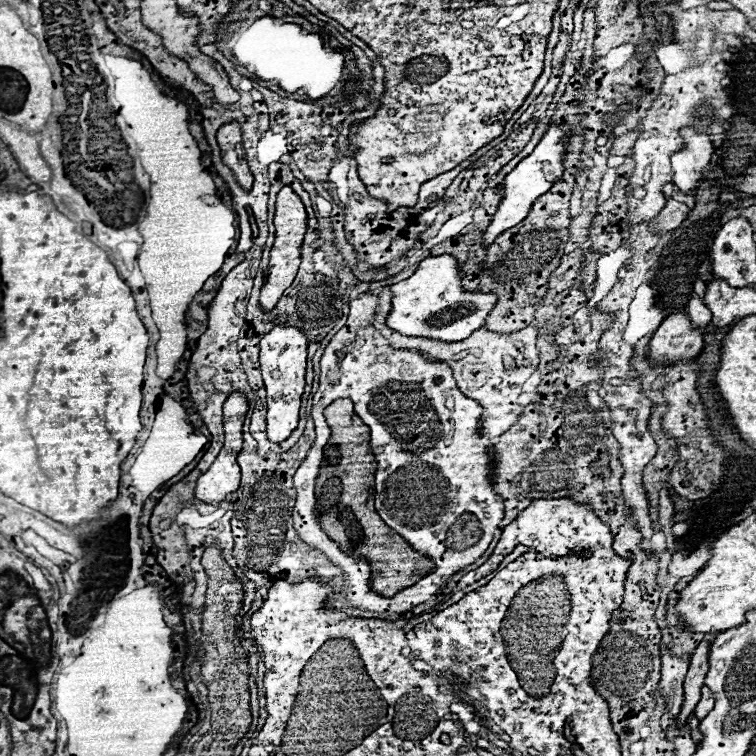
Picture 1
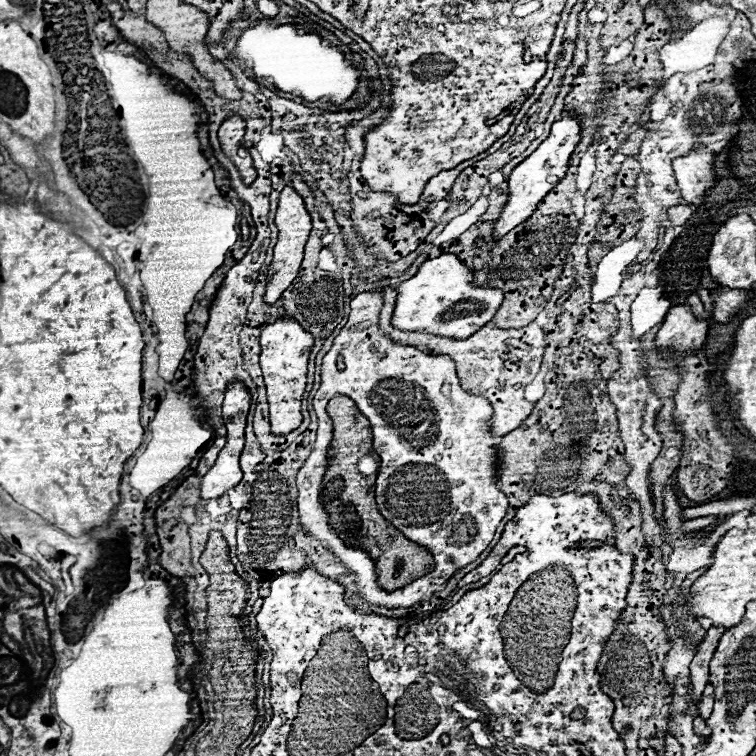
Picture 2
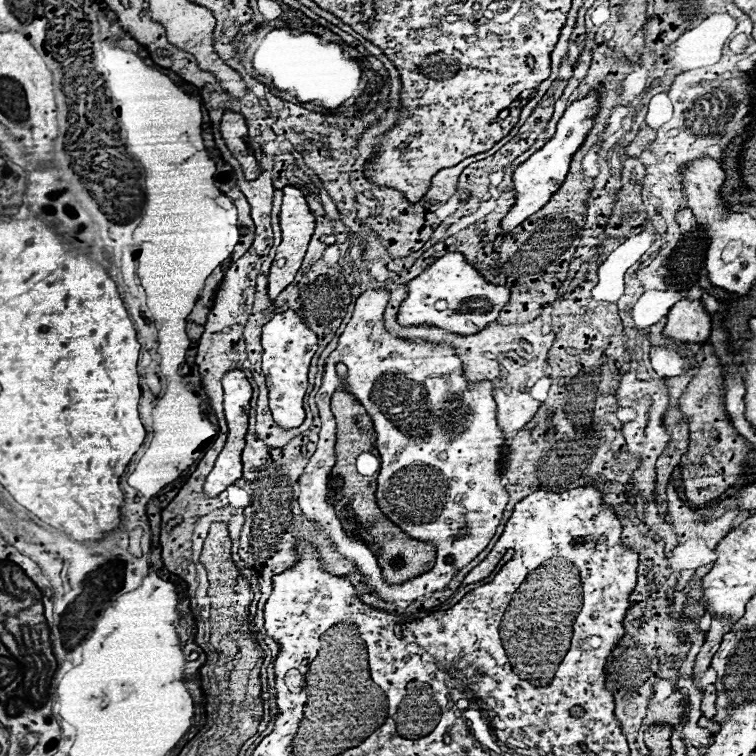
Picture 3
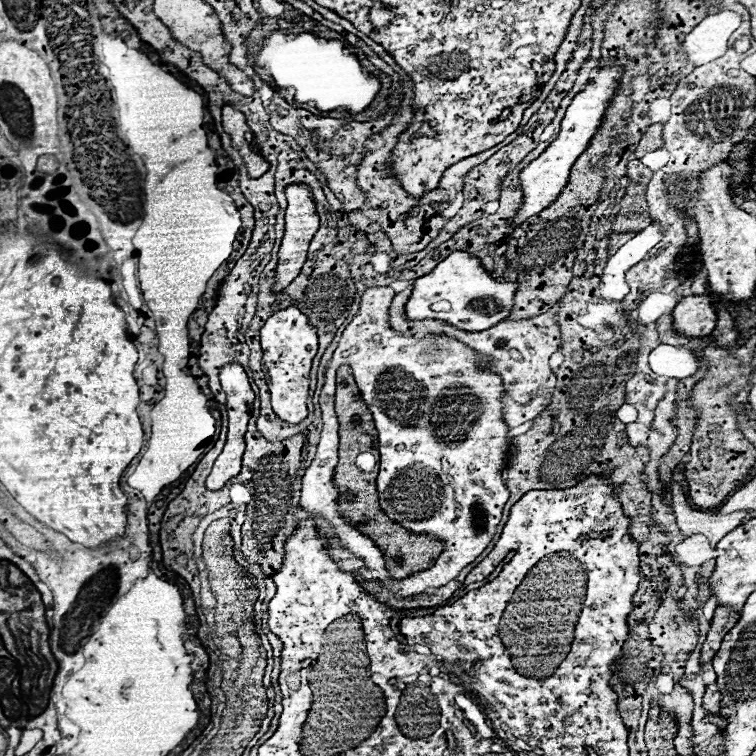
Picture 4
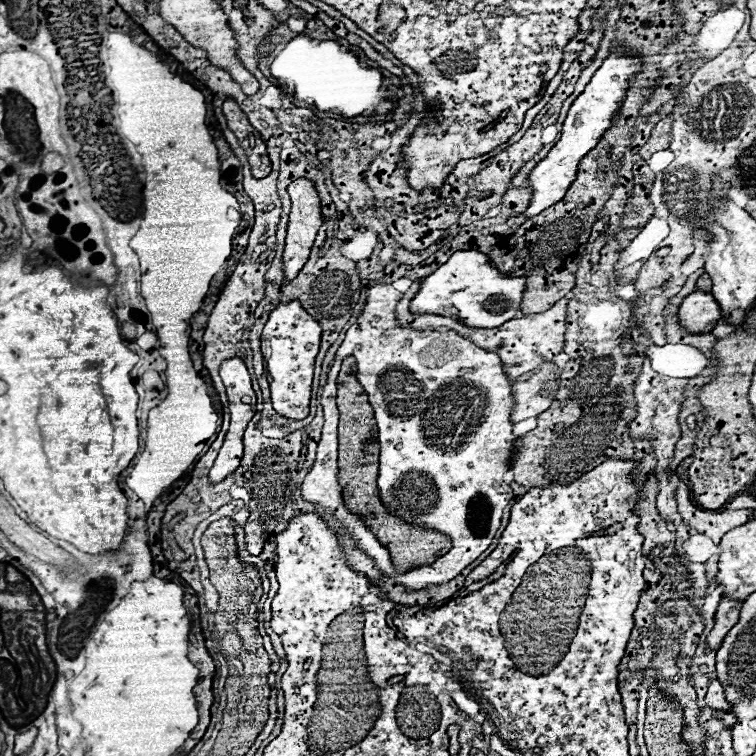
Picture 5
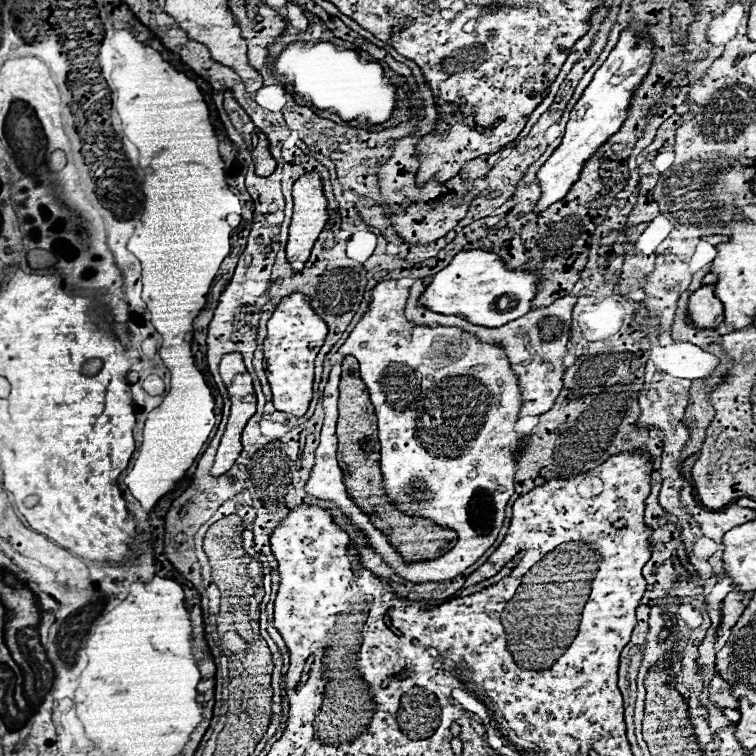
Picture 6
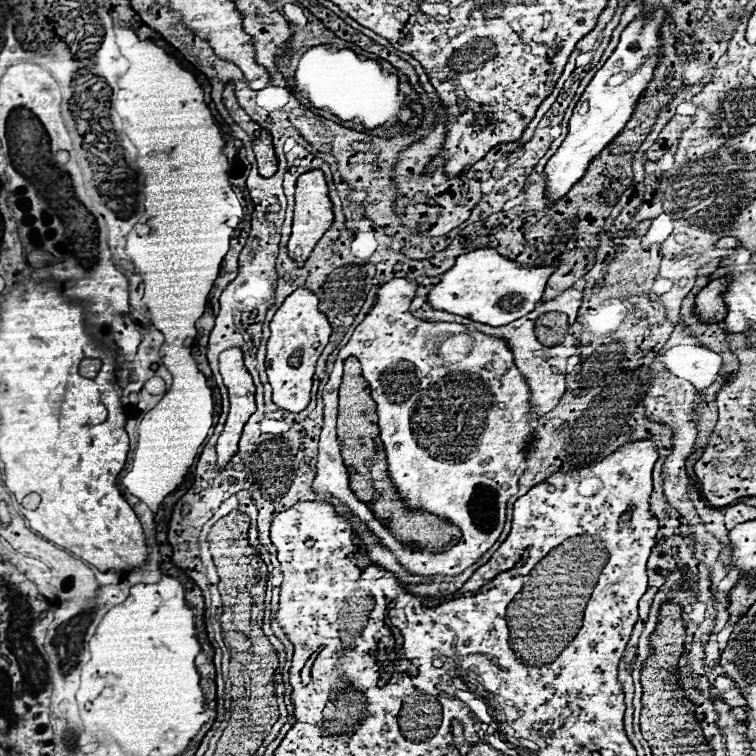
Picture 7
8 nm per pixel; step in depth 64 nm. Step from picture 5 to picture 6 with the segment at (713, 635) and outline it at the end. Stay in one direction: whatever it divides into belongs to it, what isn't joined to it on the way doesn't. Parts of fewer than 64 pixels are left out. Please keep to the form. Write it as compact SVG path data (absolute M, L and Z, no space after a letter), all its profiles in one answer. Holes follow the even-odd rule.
M732 590L724 602L722 602L722 624L716 630L716 638L720 638L724 632L728 632L744 612L744 606L747 606L752 599L753 592L742 594L740 590Z

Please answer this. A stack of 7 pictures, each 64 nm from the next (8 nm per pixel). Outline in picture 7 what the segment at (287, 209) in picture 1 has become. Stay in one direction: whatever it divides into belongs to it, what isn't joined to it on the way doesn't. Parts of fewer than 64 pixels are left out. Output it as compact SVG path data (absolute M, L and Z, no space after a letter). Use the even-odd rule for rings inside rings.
M310 170L310 172L304 172L302 176L298 176L294 198L296 198L296 208L294 208L292 234L290 234L290 240L288 240L288 256L298 266L302 266L308 260L308 256L310 256L312 248L316 246L316 242L322 238L322 234L330 228L330 224L334 220L332 204L328 200L328 186L326 186L324 174L320 170Z

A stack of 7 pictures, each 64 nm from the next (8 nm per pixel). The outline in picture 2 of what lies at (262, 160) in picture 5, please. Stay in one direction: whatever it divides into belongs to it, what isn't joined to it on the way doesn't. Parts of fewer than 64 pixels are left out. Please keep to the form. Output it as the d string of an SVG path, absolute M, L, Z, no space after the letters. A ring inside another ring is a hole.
M232 116L232 118L224 120L222 126L220 126L220 130L218 130L218 140L220 140L220 144L222 144L222 150L224 150L224 154L226 154L234 164L236 164L236 160L240 158L240 156L236 156L236 154L238 154L238 148L242 148L244 128L246 128L244 120L242 120L240 116ZM250 156L242 158L242 162L236 164L236 168L238 168L238 172L240 172L240 176L242 176L242 182L244 182L246 186L250 186L250 184L256 180L256 170L254 170L254 166L252 166L252 158L250 158Z

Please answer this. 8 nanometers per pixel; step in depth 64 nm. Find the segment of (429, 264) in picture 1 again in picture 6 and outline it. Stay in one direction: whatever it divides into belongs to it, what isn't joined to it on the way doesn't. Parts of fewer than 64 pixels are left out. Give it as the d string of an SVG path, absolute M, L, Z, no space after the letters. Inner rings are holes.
M486 250L458 252L452 262L432 276L424 294L420 296L420 306L436 310L438 314L456 314L476 326L504 326L526 312L530 312L530 300L538 290L538 276L508 270L504 262Z

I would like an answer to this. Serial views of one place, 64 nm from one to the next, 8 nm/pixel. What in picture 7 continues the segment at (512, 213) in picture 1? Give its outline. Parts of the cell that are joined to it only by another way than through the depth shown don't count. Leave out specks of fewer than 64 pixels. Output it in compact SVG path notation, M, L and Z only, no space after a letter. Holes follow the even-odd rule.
M656 10L650 18L636 16L636 20L630 22L622 32L620 42L612 52L612 56L596 72L596 76L584 90L568 122L568 136L544 166L544 176L548 178L546 202L558 202L564 194L568 194L568 190L576 182L580 182L592 158L600 154L600 150L604 150L604 146L608 146L630 120L634 106L642 96L642 90L648 86L660 58L658 28L664 22L664 14L666 14L664 10Z

